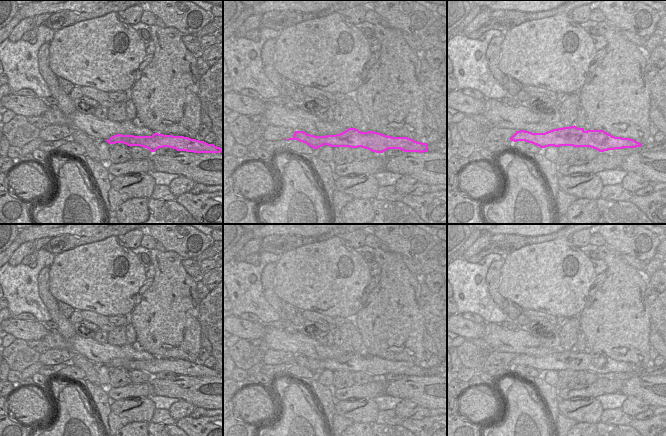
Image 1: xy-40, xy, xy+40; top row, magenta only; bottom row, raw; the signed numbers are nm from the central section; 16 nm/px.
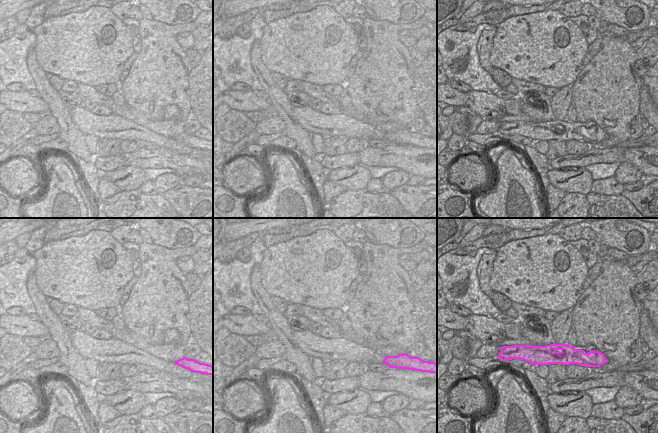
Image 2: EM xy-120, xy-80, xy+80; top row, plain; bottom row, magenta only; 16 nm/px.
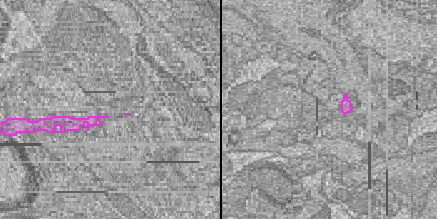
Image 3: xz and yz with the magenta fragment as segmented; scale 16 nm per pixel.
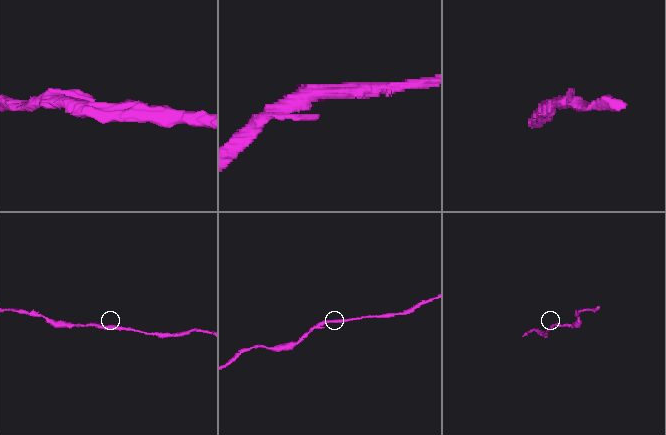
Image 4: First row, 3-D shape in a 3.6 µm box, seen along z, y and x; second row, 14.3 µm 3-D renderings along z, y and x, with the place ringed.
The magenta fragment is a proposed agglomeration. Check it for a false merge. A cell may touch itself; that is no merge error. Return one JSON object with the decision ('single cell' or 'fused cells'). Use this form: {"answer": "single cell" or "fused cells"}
{"answer": "single cell"}

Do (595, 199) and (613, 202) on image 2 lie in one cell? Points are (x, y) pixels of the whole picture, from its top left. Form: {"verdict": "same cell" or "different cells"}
{"verdict": "same cell"}

